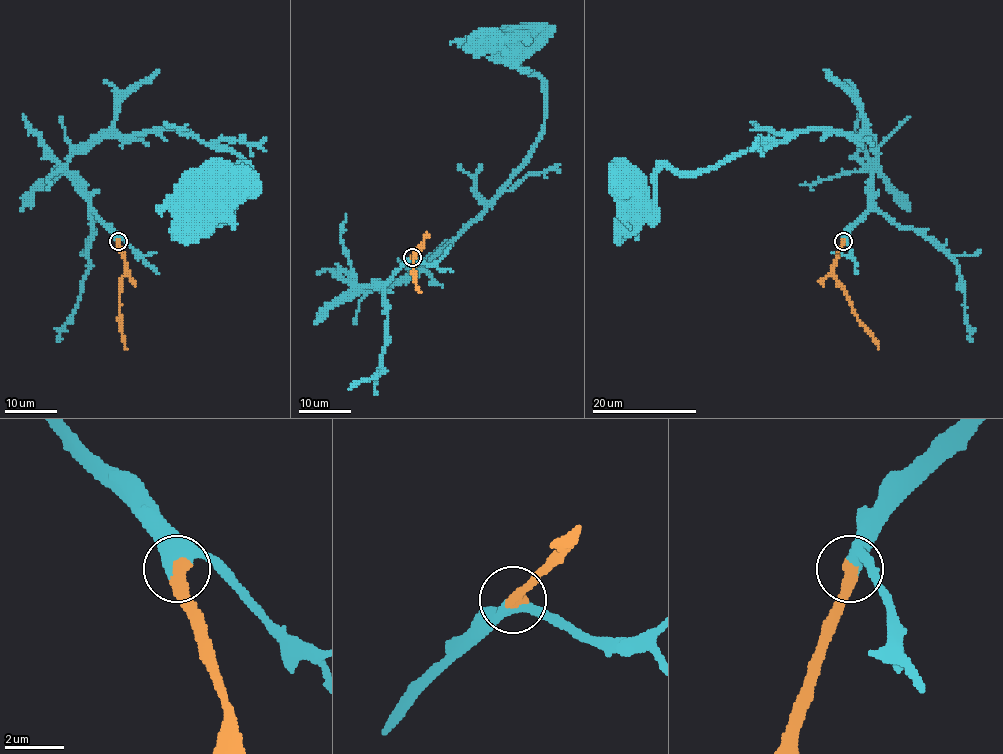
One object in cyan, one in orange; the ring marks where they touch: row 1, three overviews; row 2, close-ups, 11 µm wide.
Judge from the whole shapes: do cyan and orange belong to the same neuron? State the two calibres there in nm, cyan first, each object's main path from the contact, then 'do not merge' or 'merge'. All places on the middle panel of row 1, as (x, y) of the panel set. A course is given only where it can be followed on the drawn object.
calibres 440 and 440 nm; course cyan (411, 257), (387, 282), (358, 286), (415, 276), (511, 178), (543, 126), (545, 81), (500, 47), (509, 41); course orange (411, 256), (421, 247), (415, 251), (414, 272), (415, 285), (421, 293); merge

